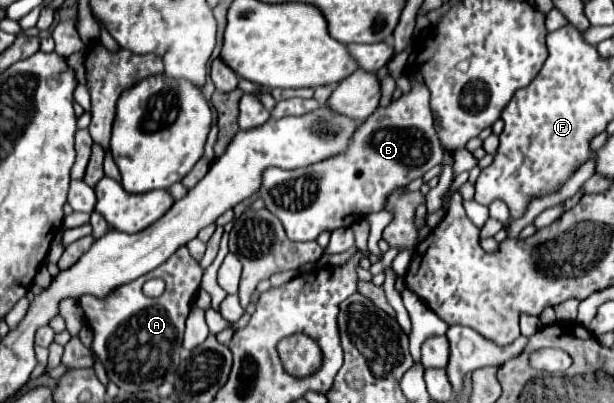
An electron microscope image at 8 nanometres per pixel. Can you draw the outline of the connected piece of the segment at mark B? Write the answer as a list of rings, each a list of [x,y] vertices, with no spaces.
[[[408,76],[408,80],[412,90],[384,108],[376,108],[376,112],[356,128],[350,148],[340,156],[296,170],[268,168],[264,172],[260,198],[266,202],[266,208],[280,218],[290,240],[310,242],[322,232],[348,228],[366,214],[384,210],[394,190],[408,186],[442,162],[442,148],[428,104],[430,92],[416,78]]]

